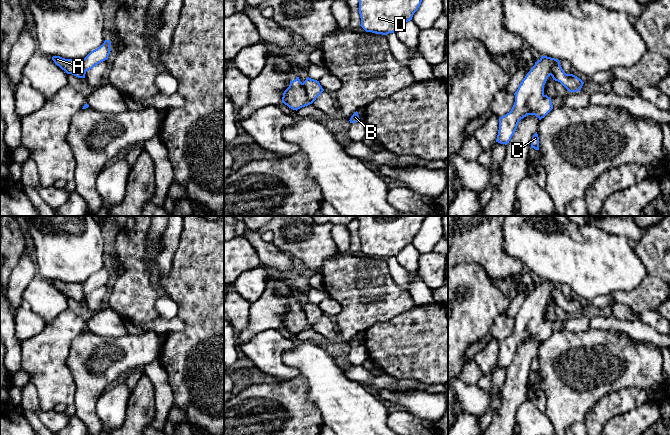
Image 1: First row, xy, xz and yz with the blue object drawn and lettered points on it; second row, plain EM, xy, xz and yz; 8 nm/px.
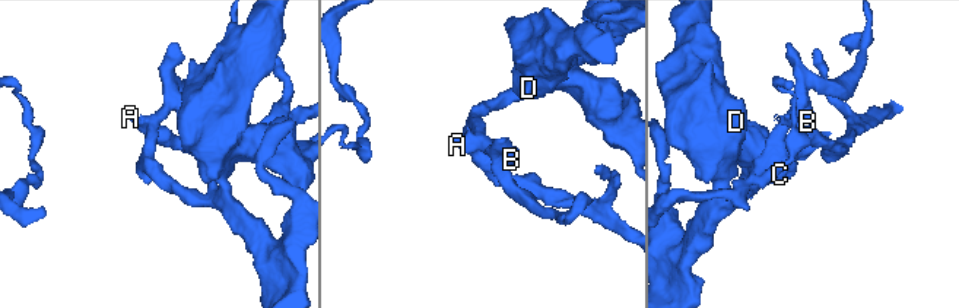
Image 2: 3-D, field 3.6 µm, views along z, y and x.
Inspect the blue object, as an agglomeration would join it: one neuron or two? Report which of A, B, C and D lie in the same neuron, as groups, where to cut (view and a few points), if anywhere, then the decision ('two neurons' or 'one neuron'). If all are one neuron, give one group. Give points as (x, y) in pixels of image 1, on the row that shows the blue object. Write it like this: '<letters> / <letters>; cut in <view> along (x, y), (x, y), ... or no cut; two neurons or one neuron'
A / B C D; cut in xz along (302, 83), (308, 98), (312, 102); two neurons

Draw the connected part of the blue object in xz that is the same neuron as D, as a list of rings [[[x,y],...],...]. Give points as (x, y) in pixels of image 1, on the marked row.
[[[359,0],[361,27],[366,32],[387,35],[412,20],[422,0]]]

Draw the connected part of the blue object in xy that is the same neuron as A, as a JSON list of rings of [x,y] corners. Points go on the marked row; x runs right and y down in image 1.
[[[53,56],[52,60],[67,74],[72,74],[78,78],[85,78],[86,70],[84,68],[83,60],[65,59],[60,56]]]

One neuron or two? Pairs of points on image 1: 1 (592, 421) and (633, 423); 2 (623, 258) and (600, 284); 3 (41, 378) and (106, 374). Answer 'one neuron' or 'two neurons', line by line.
1: two neurons
2: one neuron
3: two neurons

